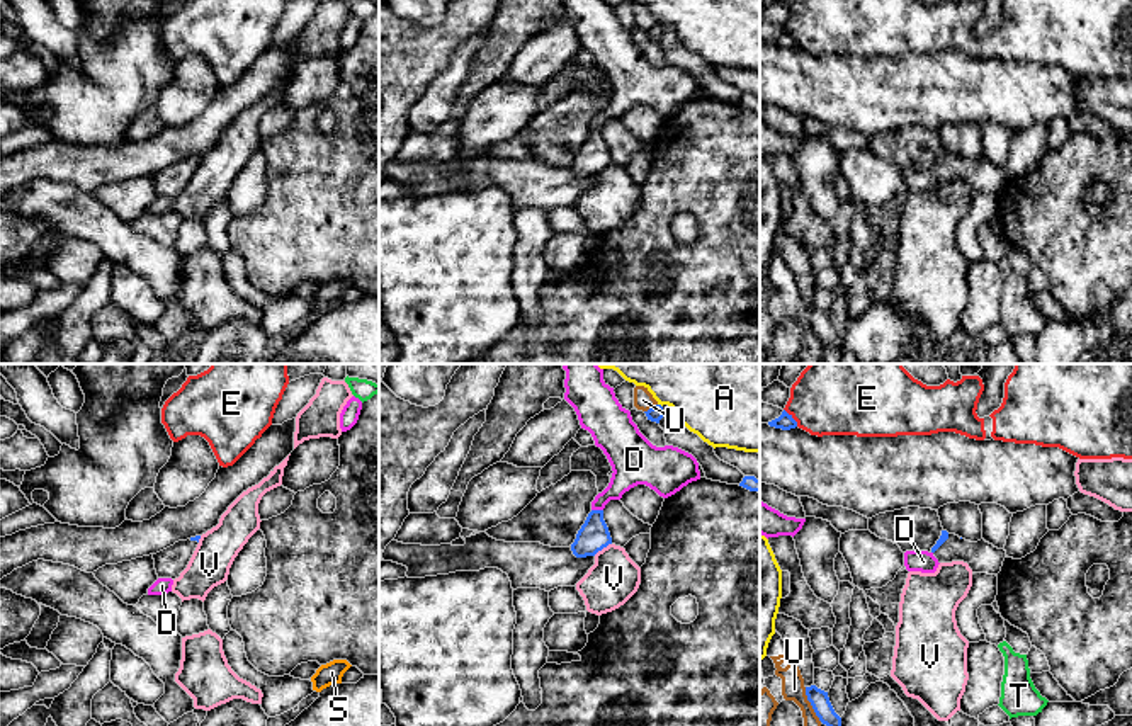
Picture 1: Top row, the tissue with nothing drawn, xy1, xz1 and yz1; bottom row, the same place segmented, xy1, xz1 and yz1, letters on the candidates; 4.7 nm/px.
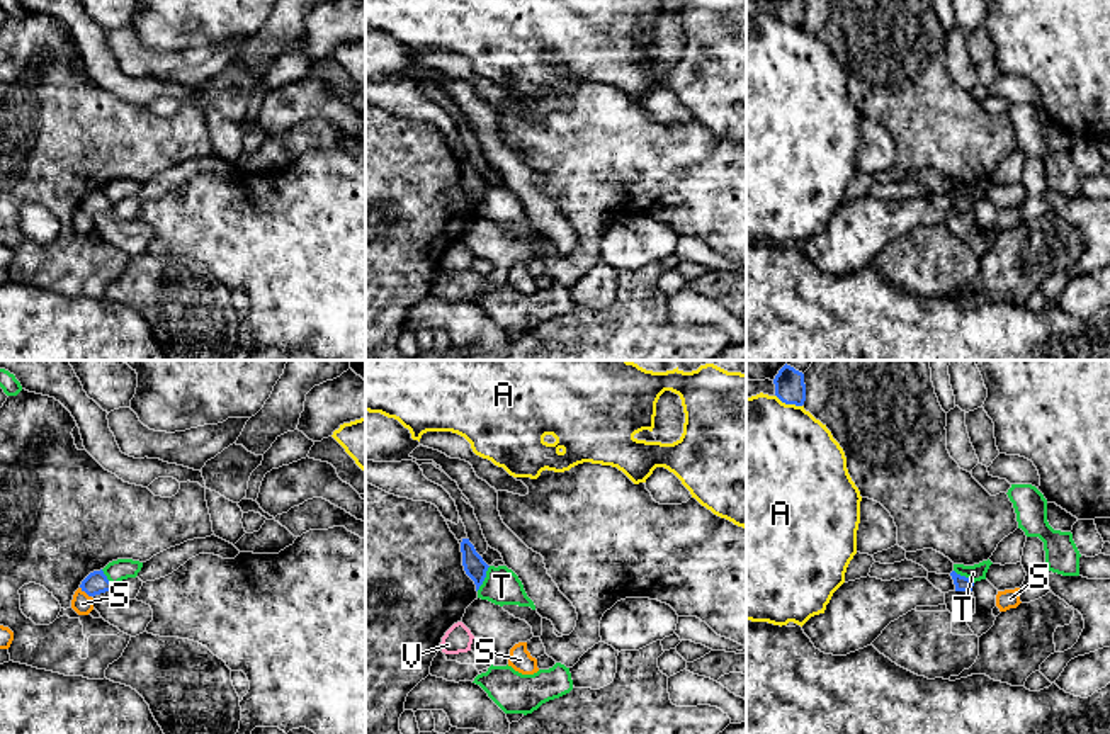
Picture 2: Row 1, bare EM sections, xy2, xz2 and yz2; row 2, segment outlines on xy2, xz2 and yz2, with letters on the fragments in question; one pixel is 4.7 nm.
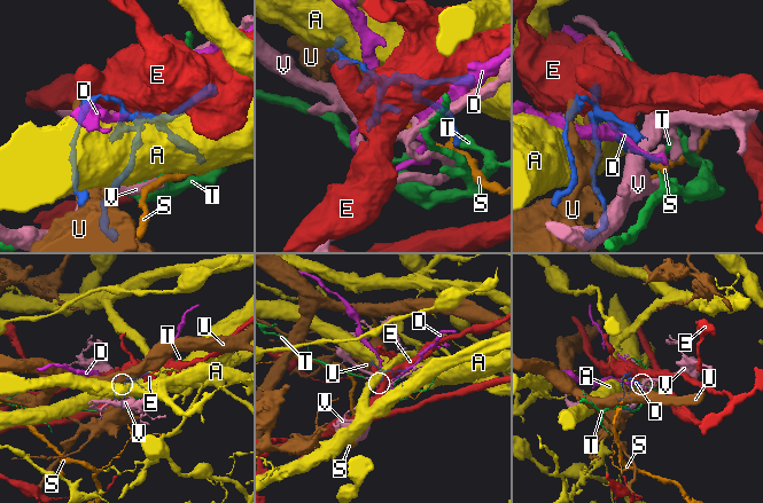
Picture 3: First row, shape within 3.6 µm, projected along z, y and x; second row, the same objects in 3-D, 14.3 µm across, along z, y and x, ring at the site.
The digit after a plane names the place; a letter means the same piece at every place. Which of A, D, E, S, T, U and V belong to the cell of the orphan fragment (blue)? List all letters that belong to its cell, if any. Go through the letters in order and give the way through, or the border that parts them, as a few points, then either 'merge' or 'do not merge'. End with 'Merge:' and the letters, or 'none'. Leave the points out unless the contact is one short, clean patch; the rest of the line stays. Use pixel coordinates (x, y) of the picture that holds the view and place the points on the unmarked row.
A: do not merge
D: do not merge
E: do not merge
S: border xy2 (80, 206), (90, 216); do not merge
T: border xz2 (490, 186), (476, 209); do not merge
U: do not merge
V: border xz1 (611, 162), (594, 174); do not merge
Merge: none

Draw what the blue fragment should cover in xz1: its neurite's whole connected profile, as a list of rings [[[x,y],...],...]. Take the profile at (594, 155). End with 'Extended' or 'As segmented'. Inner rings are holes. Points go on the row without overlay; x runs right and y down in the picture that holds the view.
[[[591,129],[576,153],[571,170],[576,177],[595,175],[612,163],[608,146],[603,139],[603,129]]]. As segmented

